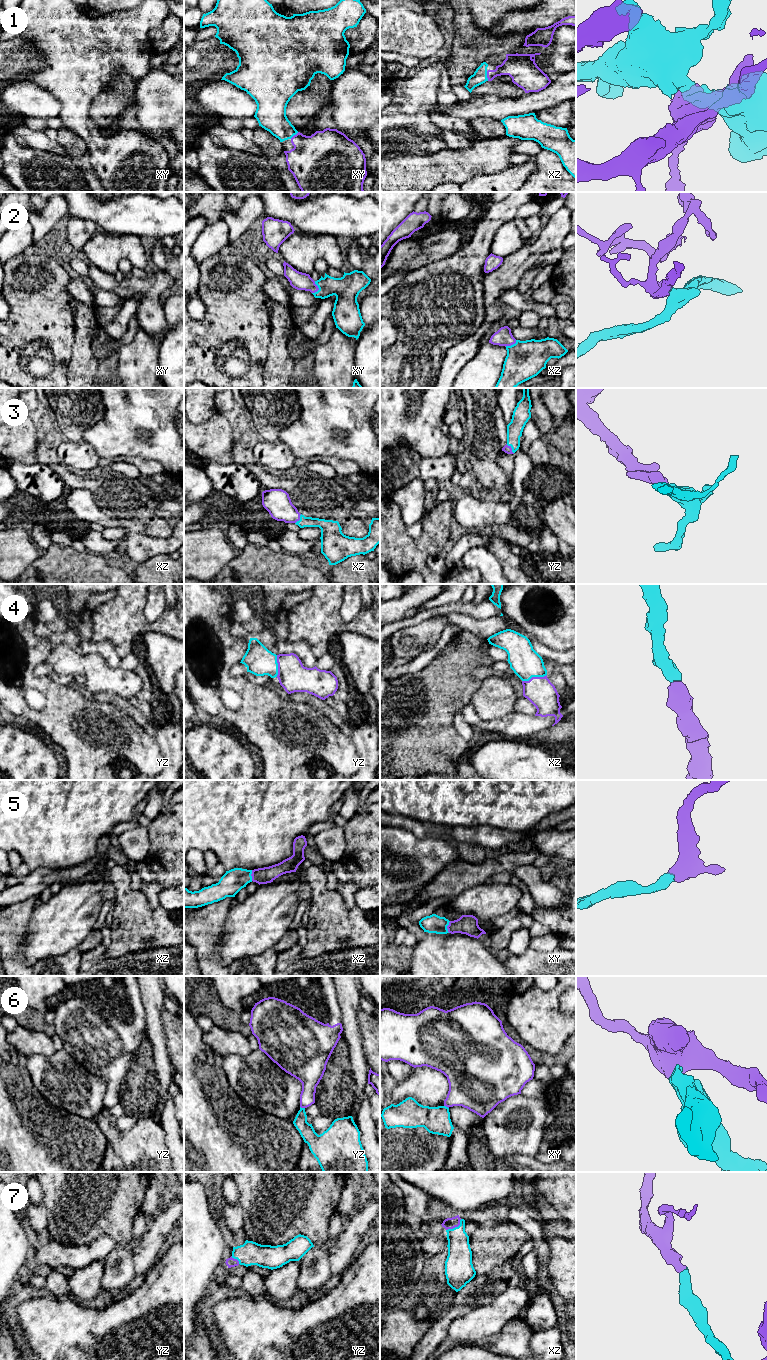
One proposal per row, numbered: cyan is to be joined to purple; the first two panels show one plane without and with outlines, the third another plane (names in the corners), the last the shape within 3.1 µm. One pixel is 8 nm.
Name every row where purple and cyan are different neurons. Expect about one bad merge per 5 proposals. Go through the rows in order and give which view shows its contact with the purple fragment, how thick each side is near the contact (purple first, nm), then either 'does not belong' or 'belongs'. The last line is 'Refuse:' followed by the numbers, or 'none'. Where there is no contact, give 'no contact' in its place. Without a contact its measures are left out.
1: meets purple in xz; 190 nm thick on the purple side, 120 nm on the other; belongs
2: meets purple in xy; 140 nm thick on the purple side, 200 nm on the other; belongs
3: meets purple in yz; 70 nm thick on the purple side, 130 nm on the other; belongs
4: meets purple in xz; 220 nm thick on the purple side, 240 nm on the other; belongs
5: meets purple in xy; 160 nm thick on the purple side, 140 nm on the other; belongs
6: meets purple in yz; 160 nm thick on the purple side, 120 nm on the other; does not belong
7: meets purple in xz; 90 nm thick on the purple side, 190 nm on the other; belongs
Refuse: 6

